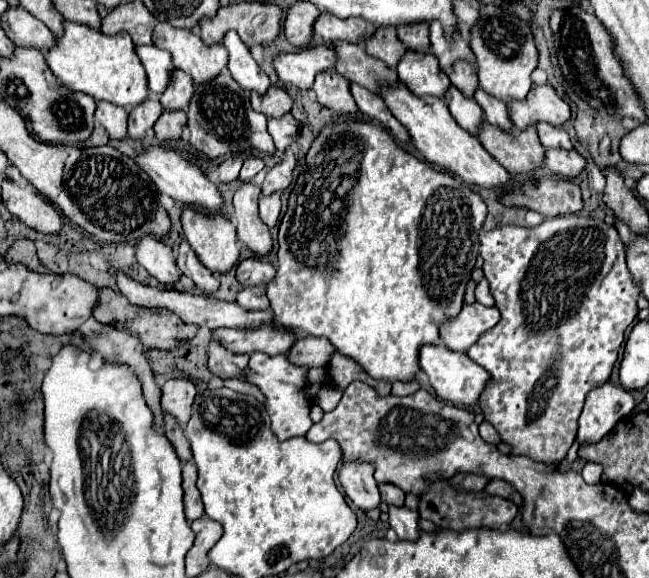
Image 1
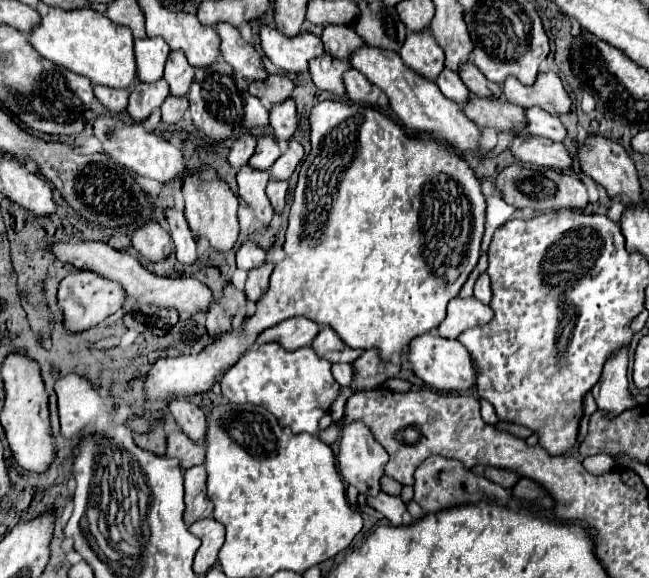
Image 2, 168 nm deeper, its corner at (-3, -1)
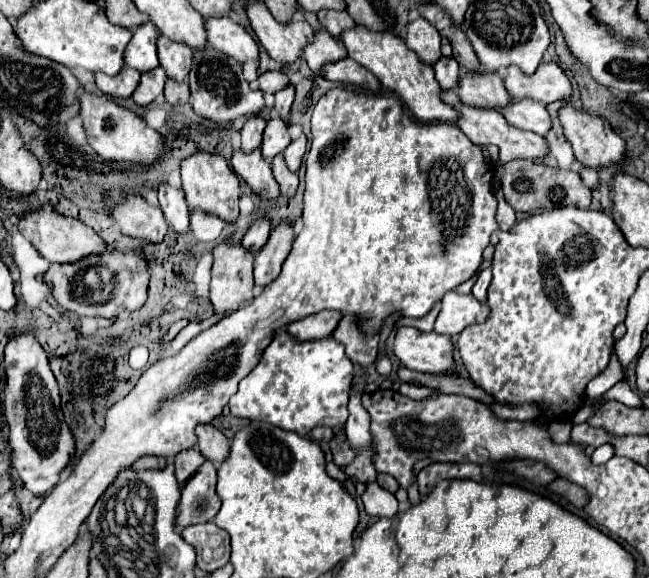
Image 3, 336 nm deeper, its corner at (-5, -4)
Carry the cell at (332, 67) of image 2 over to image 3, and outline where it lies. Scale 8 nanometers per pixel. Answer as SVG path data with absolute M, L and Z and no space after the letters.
M322 29L314 35L314 43L304 47L304 59L308 61L308 67L316 75L322 75L322 69L326 63L336 63L346 59L346 49L342 41L334 39L330 33Z

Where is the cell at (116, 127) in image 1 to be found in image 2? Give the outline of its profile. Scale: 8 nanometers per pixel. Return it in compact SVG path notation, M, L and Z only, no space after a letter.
M94 86L96 98L110 110L110 112L122 112L128 104L128 90L114 90L110 86Z

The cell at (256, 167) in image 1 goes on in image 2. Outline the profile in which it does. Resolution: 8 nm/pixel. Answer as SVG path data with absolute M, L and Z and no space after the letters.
M260 136L256 152L250 158L250 166L258 168L258 170L268 170L278 160L278 156L280 156L278 140L274 136Z

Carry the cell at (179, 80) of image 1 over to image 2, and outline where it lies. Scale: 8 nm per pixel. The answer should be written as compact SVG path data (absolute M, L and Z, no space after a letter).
M170 50L164 68L164 78L170 84L170 94L186 96L190 82L194 80L194 68L188 64L182 50Z

